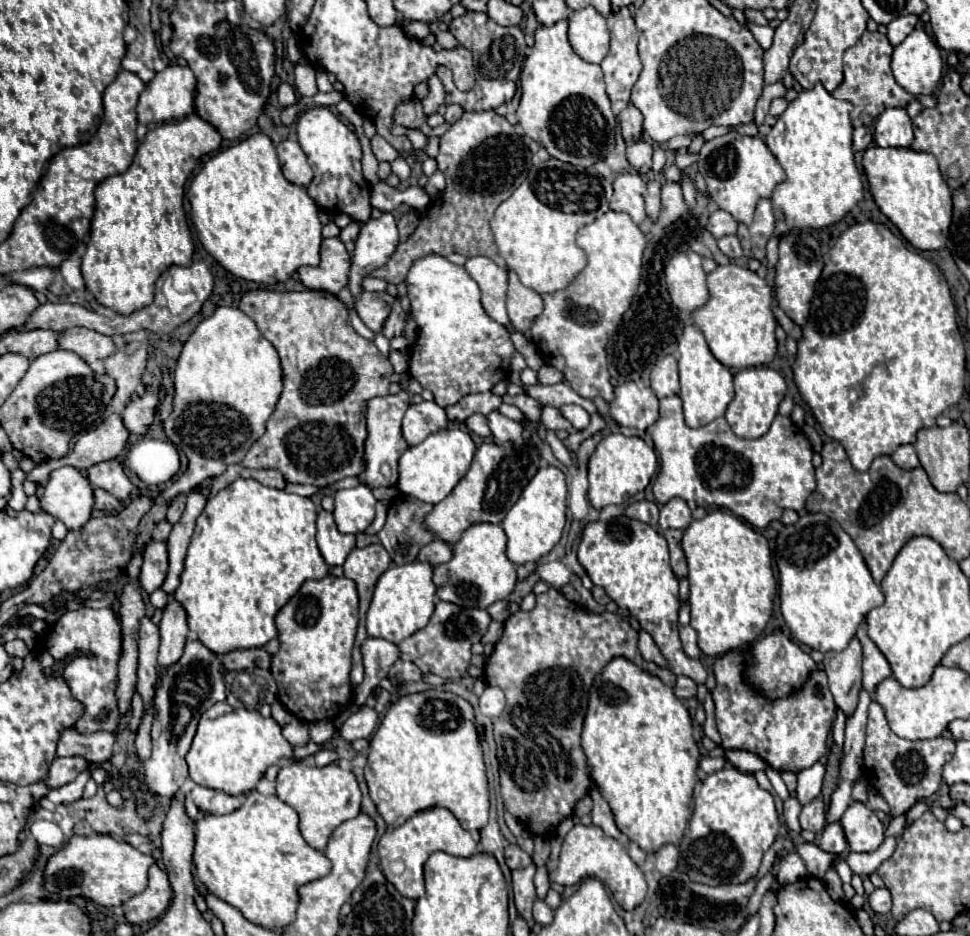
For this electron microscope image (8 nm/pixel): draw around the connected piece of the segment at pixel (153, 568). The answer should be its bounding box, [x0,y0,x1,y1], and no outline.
[141,541,167,593]

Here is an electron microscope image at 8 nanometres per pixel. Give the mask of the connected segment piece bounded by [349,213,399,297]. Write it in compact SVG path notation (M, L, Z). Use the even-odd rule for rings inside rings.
M381 213L381 217L371 217L363 223L355 241L353 263L349 273L349 289L353 297L359 297L359 293L363 291L361 279L389 261L391 253L397 249L397 243L397 223L391 213Z

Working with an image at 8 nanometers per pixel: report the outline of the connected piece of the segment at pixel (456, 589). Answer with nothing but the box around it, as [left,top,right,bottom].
[433,523,515,609]

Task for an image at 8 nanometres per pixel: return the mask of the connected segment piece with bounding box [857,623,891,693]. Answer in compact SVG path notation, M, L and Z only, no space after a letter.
M861 623L861 627L857 629L857 639L861 641L863 647L863 687L869 693L873 693L875 685L879 685L879 681L891 675L891 667L885 655L879 651L879 647L867 637L865 623Z

